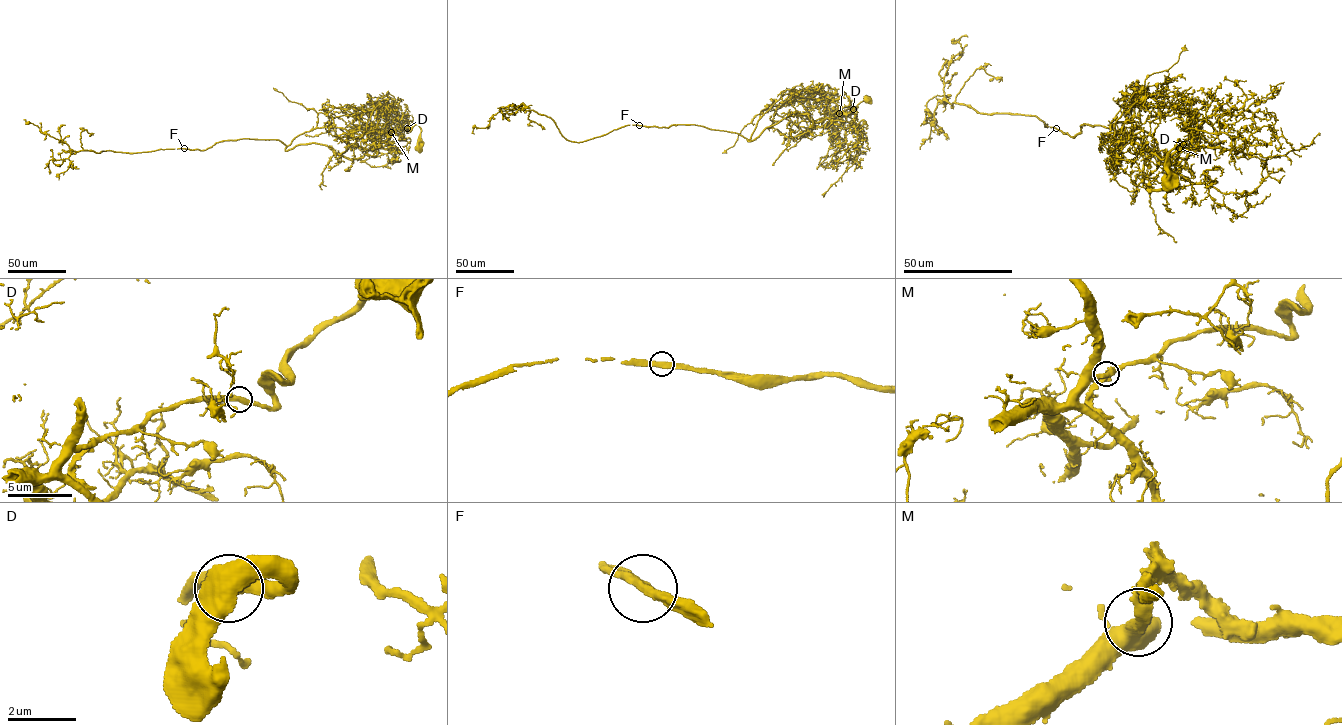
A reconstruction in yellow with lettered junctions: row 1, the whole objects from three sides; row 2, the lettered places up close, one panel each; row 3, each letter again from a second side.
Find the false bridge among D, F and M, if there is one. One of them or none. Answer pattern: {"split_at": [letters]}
{"split_at": []}

